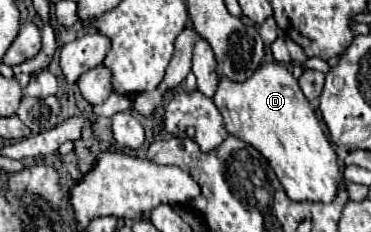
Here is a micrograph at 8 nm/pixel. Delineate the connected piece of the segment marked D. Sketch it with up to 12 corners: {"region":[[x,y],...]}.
{"region":[[280,62],[220,78],[228,134],[294,202],[332,202],[338,156]]}

